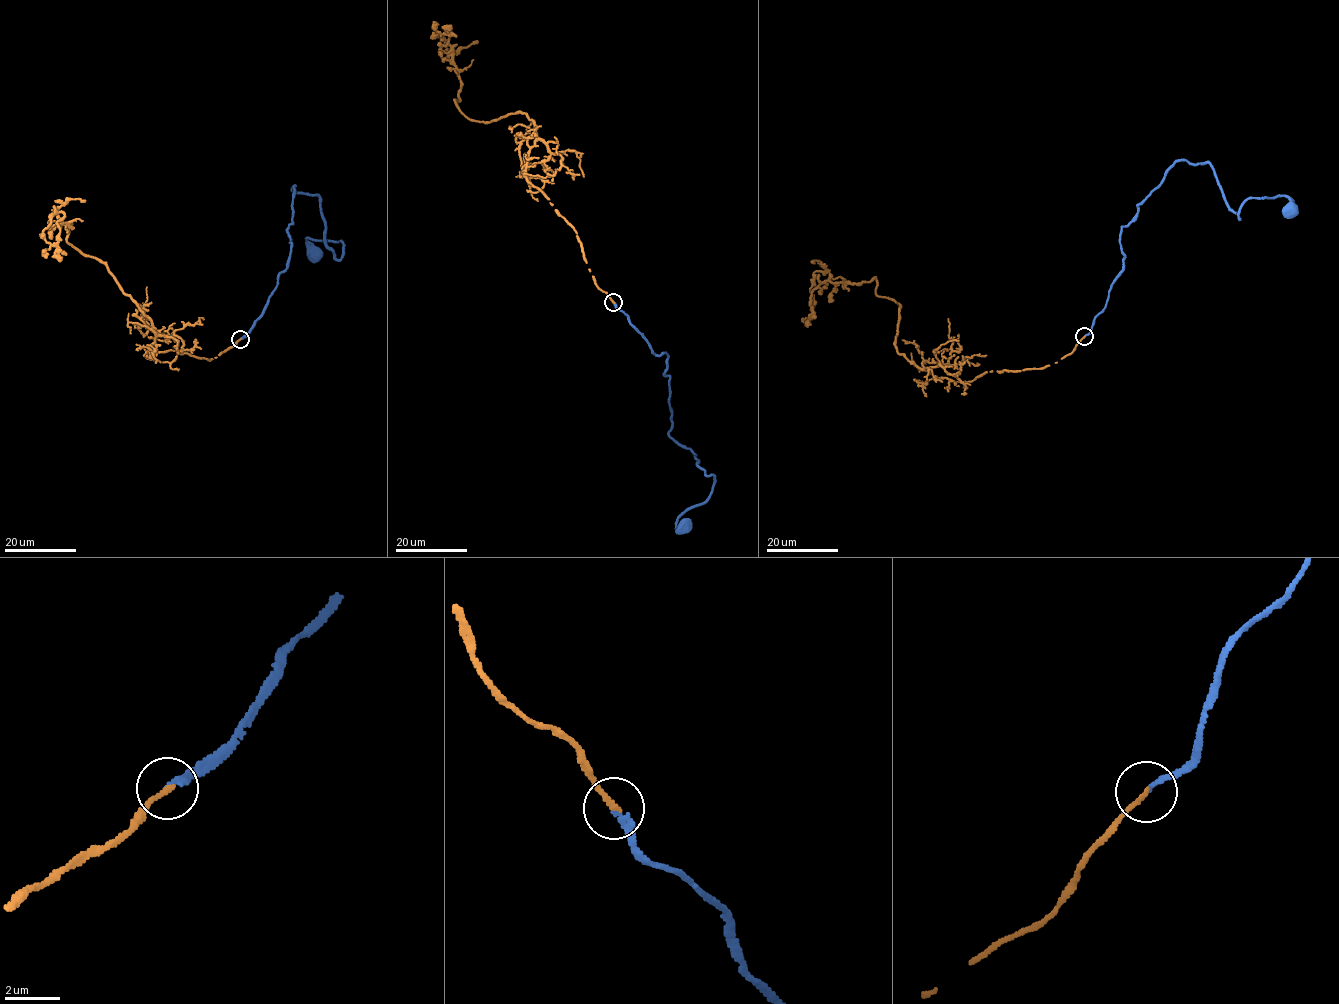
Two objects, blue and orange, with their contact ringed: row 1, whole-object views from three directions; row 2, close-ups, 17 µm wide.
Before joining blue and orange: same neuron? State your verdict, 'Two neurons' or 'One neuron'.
One neuron

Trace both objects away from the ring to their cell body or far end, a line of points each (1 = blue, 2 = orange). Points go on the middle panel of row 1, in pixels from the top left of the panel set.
1: (613, 303), (652, 352), (668, 356), (669, 436), (714, 478), (705, 501), (677, 518), (685, 528)
2: (613, 303), (574, 228), (526, 177), (535, 122), (465, 115), (455, 45), (434, 36), (435, 22)

